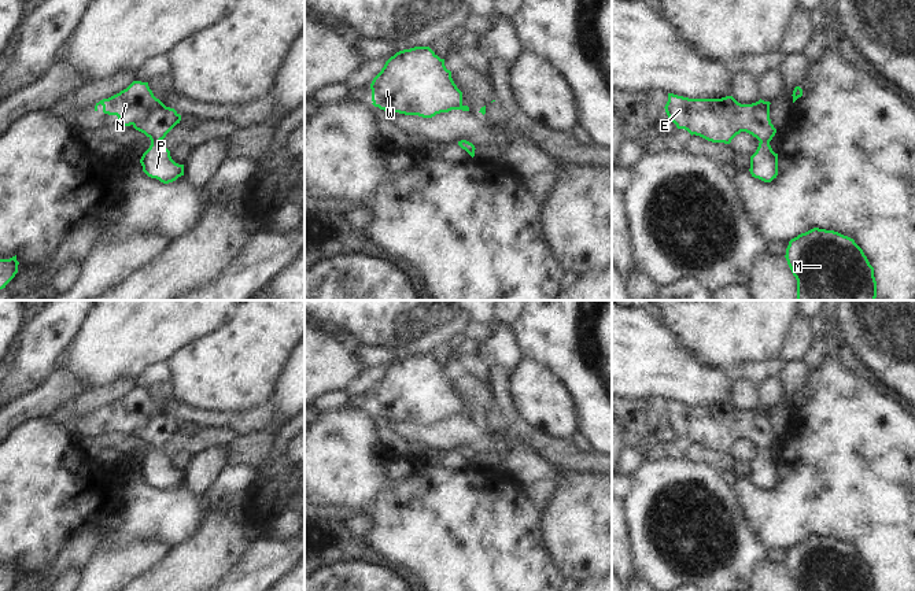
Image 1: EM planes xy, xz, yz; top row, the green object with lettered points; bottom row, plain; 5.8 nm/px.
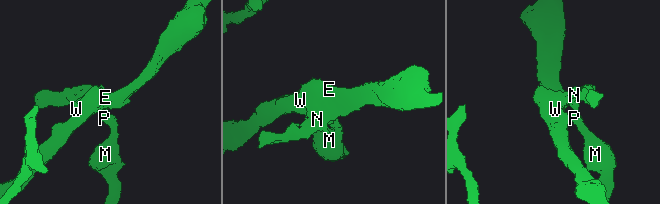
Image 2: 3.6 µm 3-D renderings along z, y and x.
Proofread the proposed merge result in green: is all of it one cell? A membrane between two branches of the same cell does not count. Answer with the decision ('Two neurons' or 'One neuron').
One neuron

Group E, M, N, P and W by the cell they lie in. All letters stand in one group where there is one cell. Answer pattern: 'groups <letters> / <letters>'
groups E M N P W

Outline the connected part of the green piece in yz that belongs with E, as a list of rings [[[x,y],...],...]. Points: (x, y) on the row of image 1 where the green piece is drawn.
[[[668,93],[665,112],[678,129],[712,143],[730,144],[741,132],[760,143],[750,156],[750,174],[764,182],[778,176],[778,154],[770,145],[776,129],[770,119],[770,101],[741,104],[733,96],[722,99],[689,99]]]

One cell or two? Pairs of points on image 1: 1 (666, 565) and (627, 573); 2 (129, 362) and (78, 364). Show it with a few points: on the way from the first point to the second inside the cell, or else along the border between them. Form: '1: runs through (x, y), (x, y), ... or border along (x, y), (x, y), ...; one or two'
1: border along (628, 536), (635, 568); two
2: runs through (117, 362), (91, 362); one

